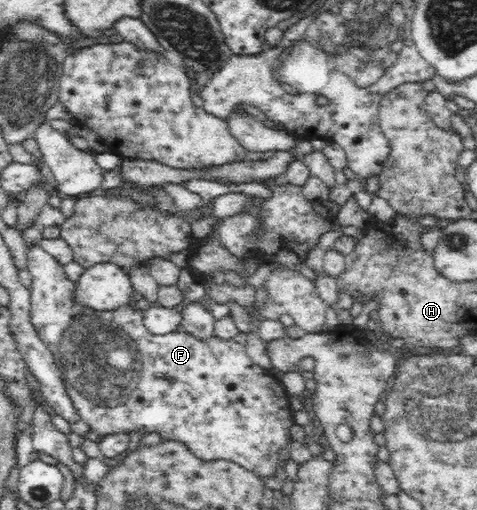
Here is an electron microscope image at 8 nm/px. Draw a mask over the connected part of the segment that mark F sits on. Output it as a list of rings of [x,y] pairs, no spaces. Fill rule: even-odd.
[[[38,244],[28,250],[26,269],[32,278],[31,287],[29,288],[31,294],[31,321],[40,338],[44,341],[44,344],[47,344],[58,363],[68,398],[72,399],[78,416],[86,424],[89,424],[94,431],[99,434],[160,434],[160,438],[164,441],[183,442],[194,455],[202,460],[235,462],[241,467],[251,470],[260,478],[270,479],[279,471],[278,468],[284,470],[285,464],[290,459],[290,451],[288,451],[288,446],[292,444],[290,428],[294,424],[290,398],[276,374],[271,374],[267,369],[254,364],[252,359],[248,357],[244,334],[238,334],[231,339],[221,339],[213,334],[205,341],[200,341],[184,331],[172,330],[168,334],[152,334],[143,323],[144,307],[142,305],[135,308],[125,305],[114,311],[96,311],[87,309],[83,305],[77,305],[73,298],[75,284],[66,277],[62,265]]]

